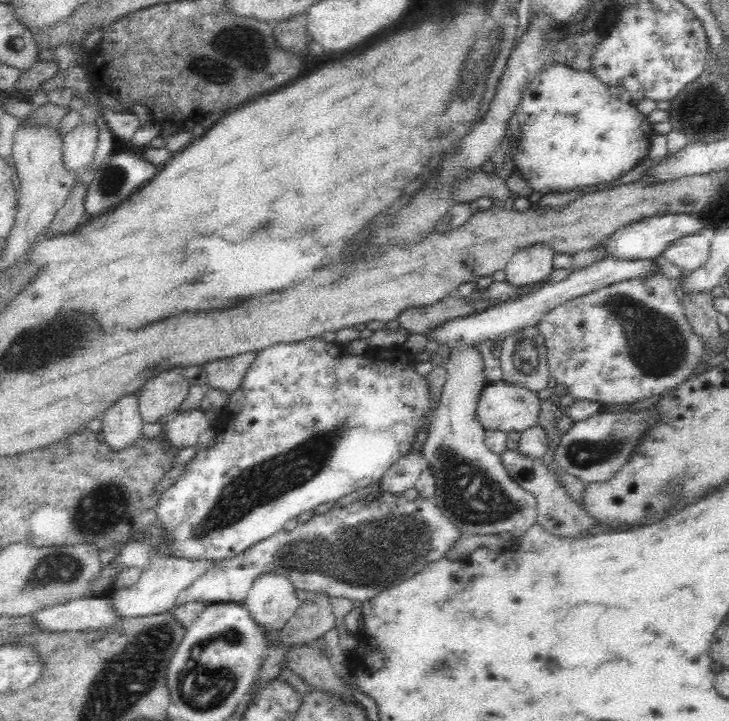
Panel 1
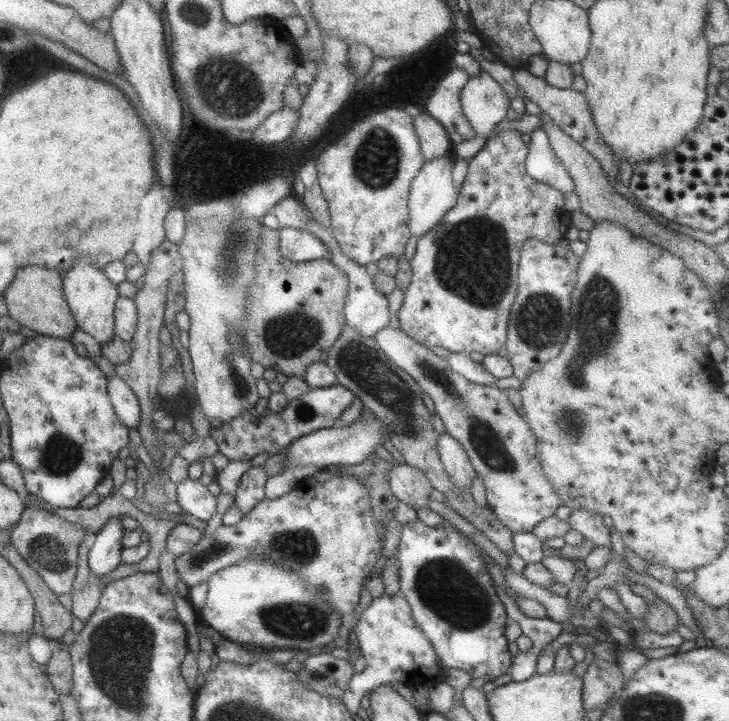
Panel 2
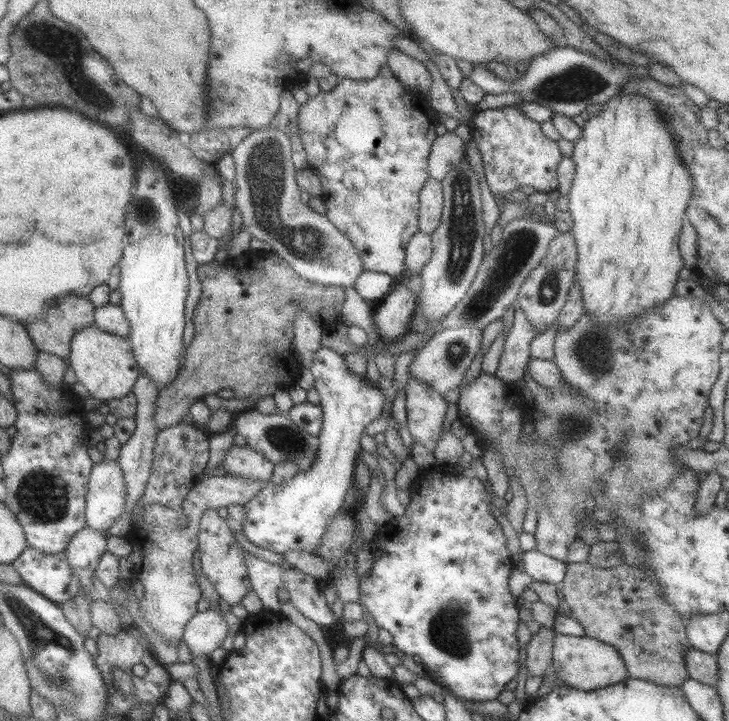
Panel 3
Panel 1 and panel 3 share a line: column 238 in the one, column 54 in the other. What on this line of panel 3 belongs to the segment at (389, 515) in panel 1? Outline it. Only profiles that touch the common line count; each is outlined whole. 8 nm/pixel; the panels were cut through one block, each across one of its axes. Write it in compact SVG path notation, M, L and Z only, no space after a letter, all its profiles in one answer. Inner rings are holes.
M27 546L15 557L12 566L23 584L54 603L65 602L80 590L79 577L69 566L65 551L45 554Z

